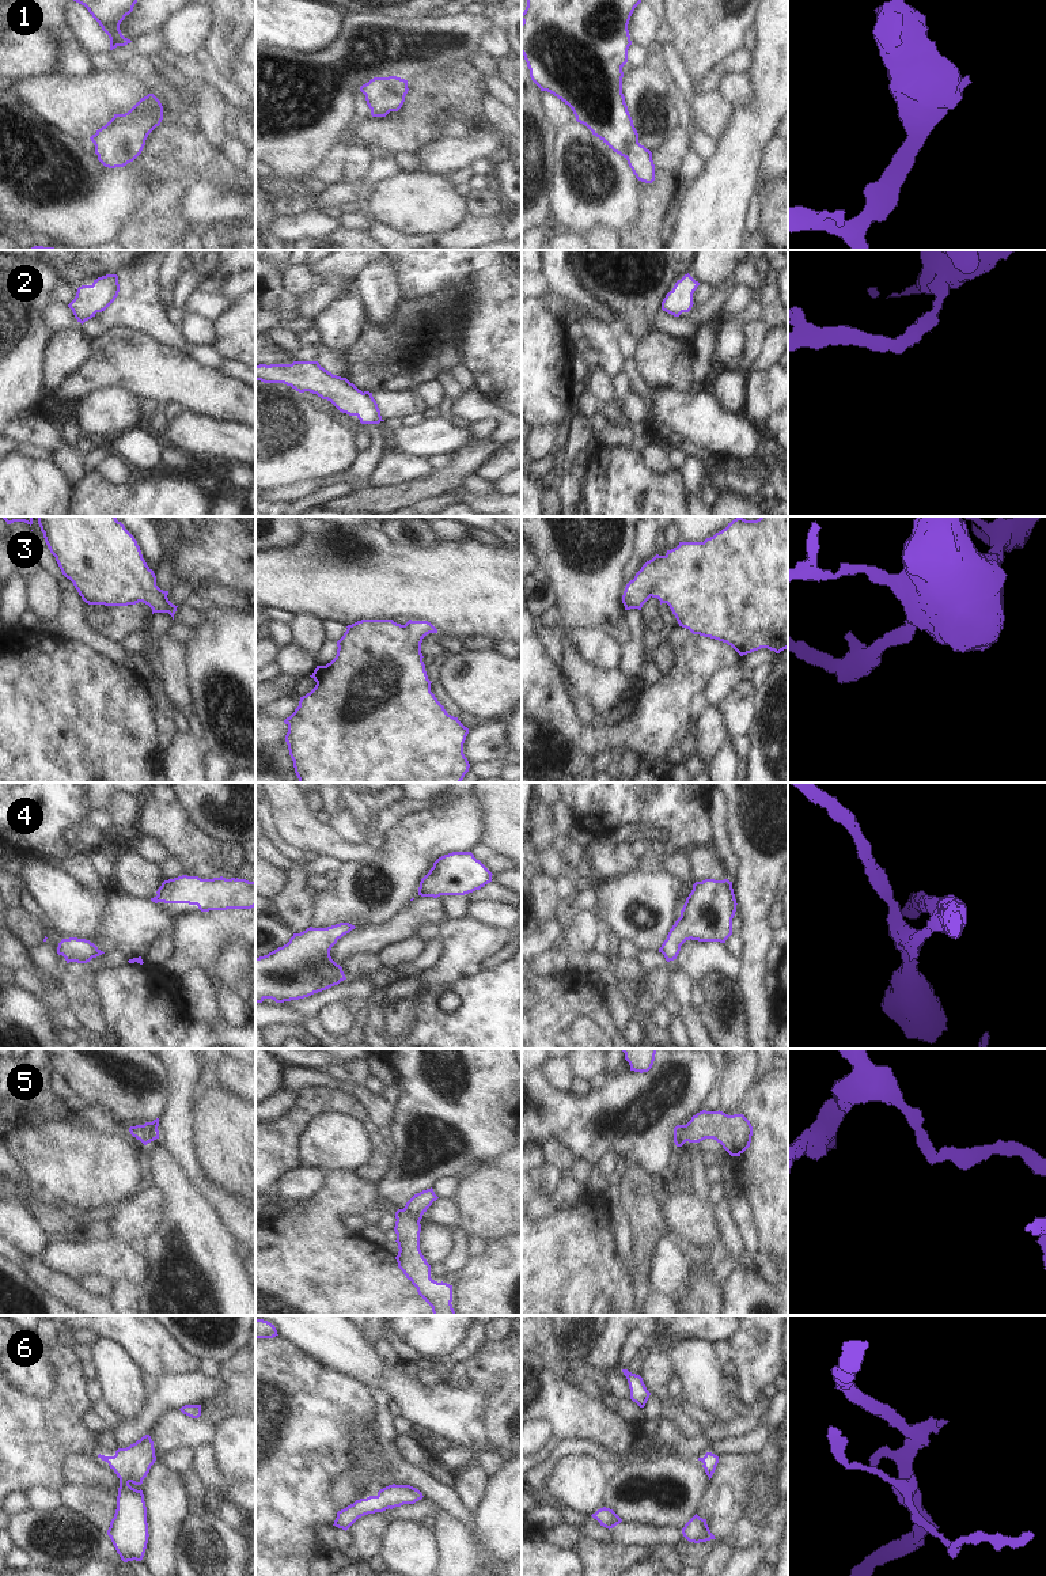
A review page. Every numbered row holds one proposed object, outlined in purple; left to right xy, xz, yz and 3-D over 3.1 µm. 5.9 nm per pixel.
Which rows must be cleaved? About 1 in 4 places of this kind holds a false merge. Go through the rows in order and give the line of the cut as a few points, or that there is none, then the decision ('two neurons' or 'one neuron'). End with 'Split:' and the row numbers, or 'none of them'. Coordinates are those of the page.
1: cut none; one neuron
2: cut none; one neuron
3: cut none; one neuron
4: cut none; one neuron
5: cut none; one neuron
6: cut none; one neuron
Split: none of them

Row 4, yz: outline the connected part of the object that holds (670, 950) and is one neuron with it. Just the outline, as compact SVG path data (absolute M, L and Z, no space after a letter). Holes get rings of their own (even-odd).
M728 879L696 882L681 917L670 929L659 952L670 962L677 959L686 940L725 943L732 935L736 905L732 882Z

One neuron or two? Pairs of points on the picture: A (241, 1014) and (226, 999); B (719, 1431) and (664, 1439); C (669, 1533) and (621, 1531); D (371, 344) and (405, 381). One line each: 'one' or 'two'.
A: one
B: one
C: one
D: one

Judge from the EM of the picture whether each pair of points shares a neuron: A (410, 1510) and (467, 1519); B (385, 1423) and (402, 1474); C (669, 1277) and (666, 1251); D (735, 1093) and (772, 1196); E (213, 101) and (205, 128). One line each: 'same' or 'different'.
A: different
B: same
C: same
D: different
E: same

